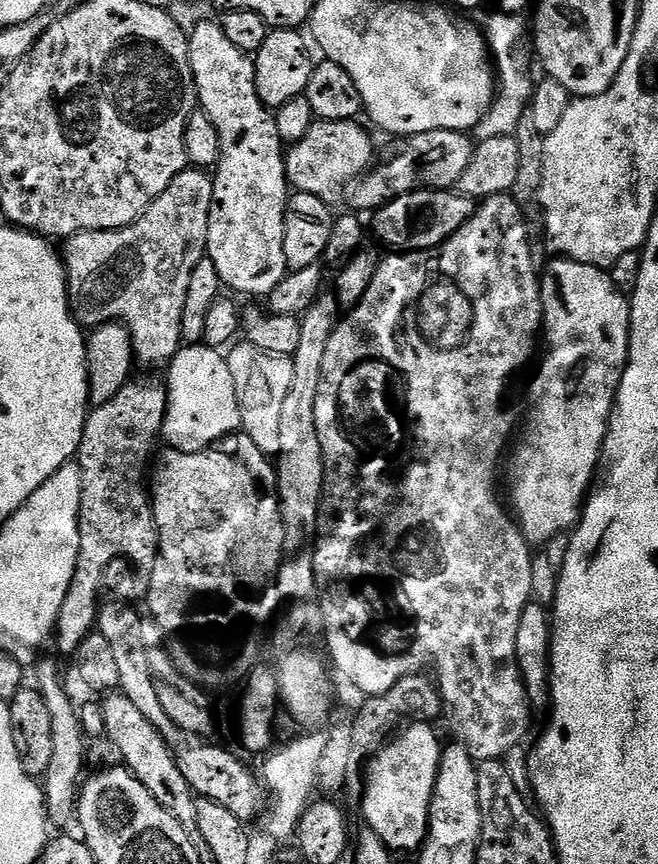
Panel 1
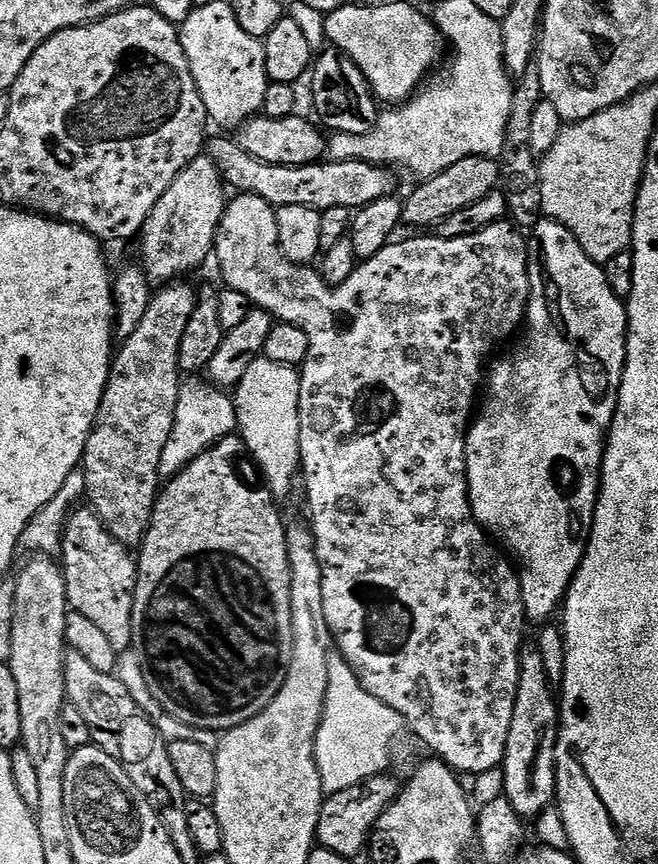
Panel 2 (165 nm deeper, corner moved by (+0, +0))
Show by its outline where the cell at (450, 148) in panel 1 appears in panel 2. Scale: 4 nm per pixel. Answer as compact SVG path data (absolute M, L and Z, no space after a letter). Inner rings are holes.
M228 134L216 135L220 136L207 141L206 154L214 166L218 166L221 180L229 189L236 188L232 190L237 193L252 192L258 198L266 198L266 202L270 202L275 209L282 206L310 206L321 213L335 208L359 210L397 191L397 173L391 168L370 162L331 158L306 166L274 166L246 154L239 139L232 137L231 140Z

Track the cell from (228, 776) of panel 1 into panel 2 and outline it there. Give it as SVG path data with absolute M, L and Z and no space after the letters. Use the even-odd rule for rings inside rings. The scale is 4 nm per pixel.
M80 506L73 511L66 523L64 523L64 541L60 543L59 559L62 561L64 577L66 578L66 594L68 595L68 607L71 611L82 614L89 622L95 624L104 631L106 639L114 645L117 654L124 654L133 647L134 641L134 590L136 589L137 561L129 549L114 534L108 532L108 528L102 522L102 518L91 506Z

